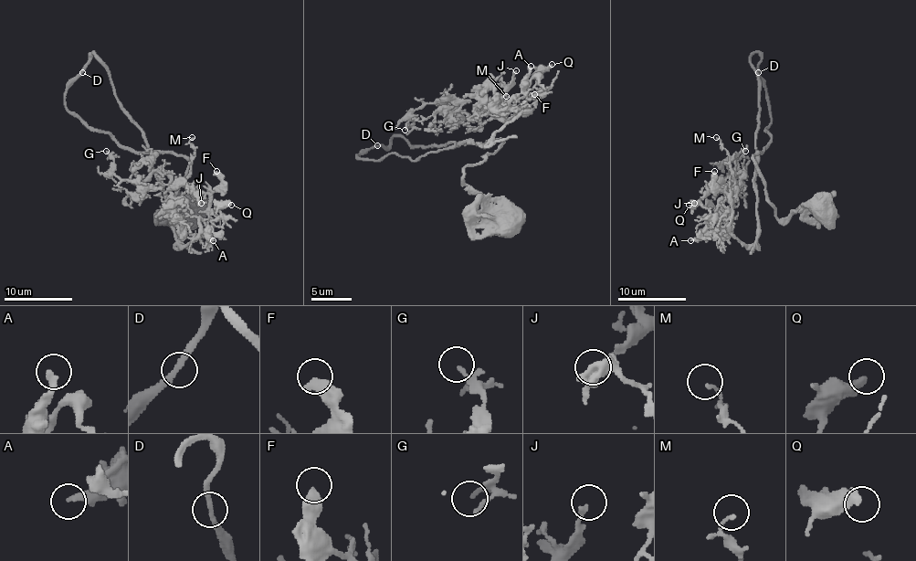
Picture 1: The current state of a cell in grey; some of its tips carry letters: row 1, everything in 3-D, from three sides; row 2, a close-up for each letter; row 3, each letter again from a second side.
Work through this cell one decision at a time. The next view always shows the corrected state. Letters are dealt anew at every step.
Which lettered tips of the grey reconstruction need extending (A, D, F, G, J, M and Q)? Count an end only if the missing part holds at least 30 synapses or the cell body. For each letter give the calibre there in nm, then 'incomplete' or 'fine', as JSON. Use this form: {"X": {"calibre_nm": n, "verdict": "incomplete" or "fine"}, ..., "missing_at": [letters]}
{"A": {"calibre_nm": 280, "verdict": "fine"}, "D": {"calibre_nm": 190, "verdict": "fine"}, "F": {"calibre_nm": 440, "verdict": "fine"}, "G": {"calibre_nm": 110, "verdict": "fine"}, "J": {"calibre_nm": 220, "verdict": "fine"}, "M": {"calibre_nm": 120, "verdict": "fine"}, "Q": {"calibre_nm": 480, "verdict": "fine"}, "missing_at": []}

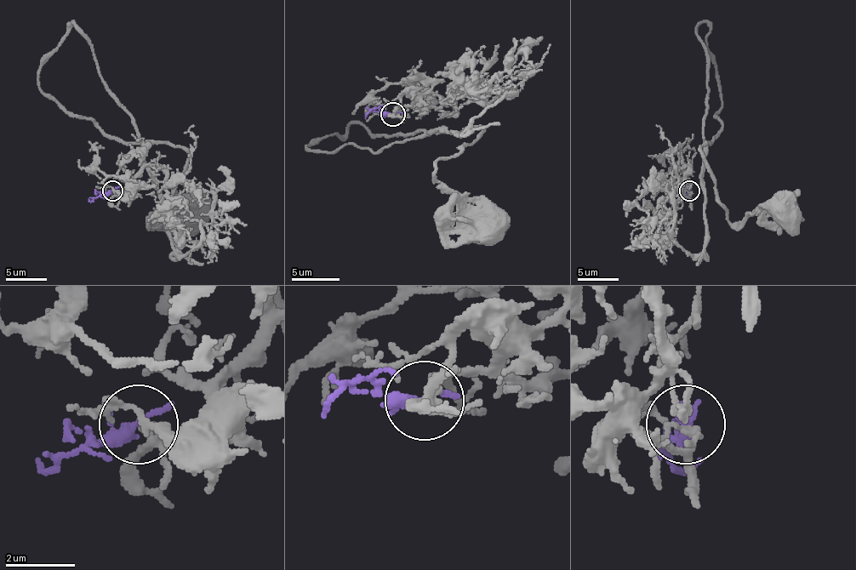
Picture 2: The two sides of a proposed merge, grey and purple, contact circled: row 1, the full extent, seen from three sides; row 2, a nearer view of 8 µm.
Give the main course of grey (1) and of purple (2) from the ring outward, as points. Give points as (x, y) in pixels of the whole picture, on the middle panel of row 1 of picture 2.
1: (393, 113), (463, 84), (506, 92), (463, 130), (431, 130), (482, 130), (434, 178), (487, 230)
2: (393, 113), (374, 108), (364, 118)

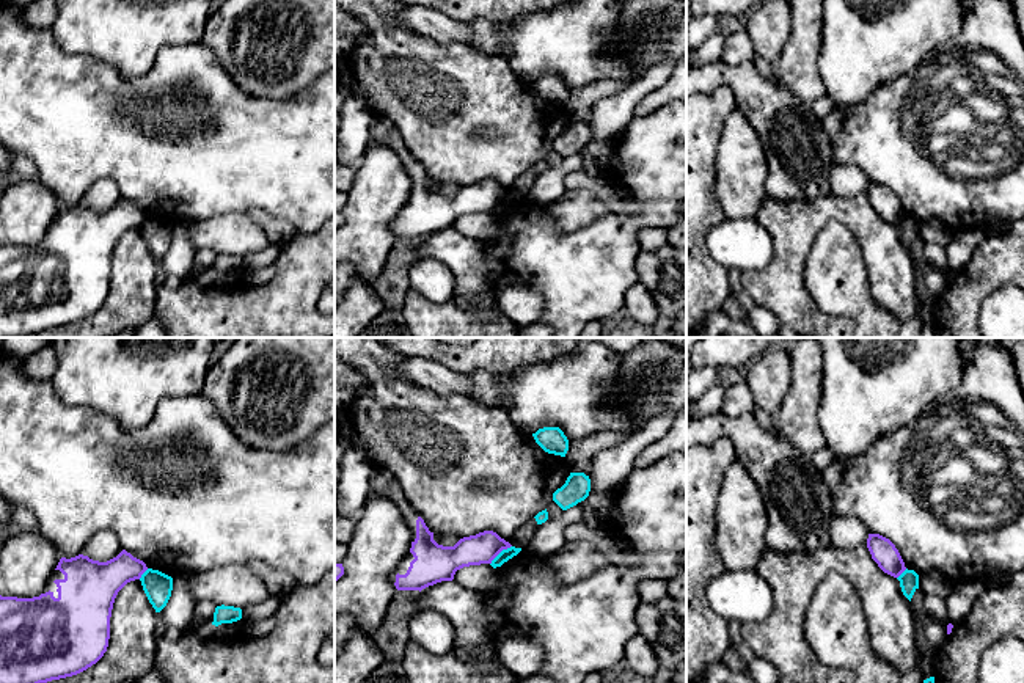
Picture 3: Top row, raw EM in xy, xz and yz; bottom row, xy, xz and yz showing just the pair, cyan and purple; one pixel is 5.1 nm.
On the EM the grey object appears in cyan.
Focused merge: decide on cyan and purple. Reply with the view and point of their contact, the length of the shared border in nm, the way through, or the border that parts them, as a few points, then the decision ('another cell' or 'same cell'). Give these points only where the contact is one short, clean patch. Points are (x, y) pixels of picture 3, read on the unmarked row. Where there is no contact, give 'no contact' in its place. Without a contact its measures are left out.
meets cyan in xz at (500, 201); contact 150 nm long; border along xz (511, 193), (490, 212); another cell

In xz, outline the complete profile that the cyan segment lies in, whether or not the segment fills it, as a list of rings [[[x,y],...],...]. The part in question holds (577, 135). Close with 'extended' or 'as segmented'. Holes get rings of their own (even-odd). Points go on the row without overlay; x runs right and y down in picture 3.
[[[570,121],[565,132],[553,141],[553,149],[567,159],[584,149],[591,140],[591,127],[584,121]]]; as segmented

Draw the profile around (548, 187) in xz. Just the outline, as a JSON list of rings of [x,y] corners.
[[[584,149],[578,151],[576,154],[567,159],[562,159],[562,163],[559,166],[547,168],[545,171],[539,173],[534,185],[521,198],[534,204],[553,204],[567,190],[564,187],[564,176],[580,170],[583,165],[583,159]]]

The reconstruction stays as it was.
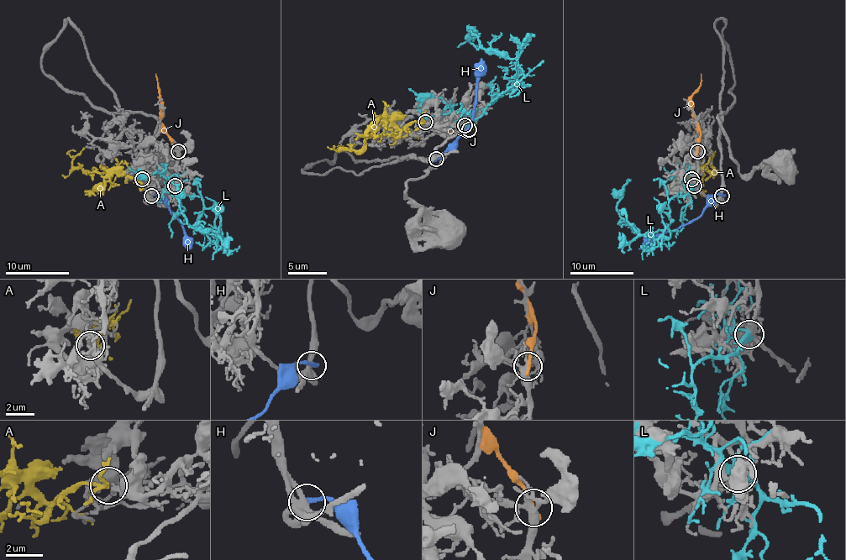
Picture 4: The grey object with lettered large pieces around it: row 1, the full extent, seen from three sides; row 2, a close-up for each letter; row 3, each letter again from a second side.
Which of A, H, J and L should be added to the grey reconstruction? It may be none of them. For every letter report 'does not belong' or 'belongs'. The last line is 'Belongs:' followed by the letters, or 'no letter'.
A: belongs
H: does not belong
J: does not belong
L: does not belong
Belongs: A

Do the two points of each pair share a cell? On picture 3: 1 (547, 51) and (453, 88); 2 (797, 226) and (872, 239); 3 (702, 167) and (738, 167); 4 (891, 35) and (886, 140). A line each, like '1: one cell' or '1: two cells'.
1: two cells
2: one cell
3: two cells
4: two cells

